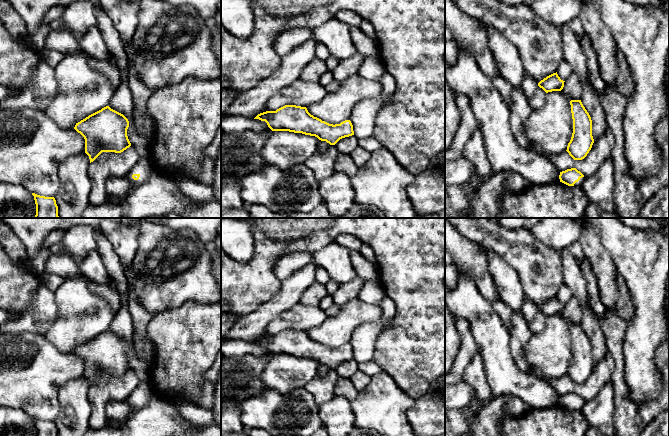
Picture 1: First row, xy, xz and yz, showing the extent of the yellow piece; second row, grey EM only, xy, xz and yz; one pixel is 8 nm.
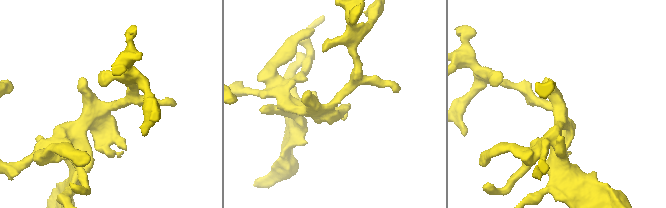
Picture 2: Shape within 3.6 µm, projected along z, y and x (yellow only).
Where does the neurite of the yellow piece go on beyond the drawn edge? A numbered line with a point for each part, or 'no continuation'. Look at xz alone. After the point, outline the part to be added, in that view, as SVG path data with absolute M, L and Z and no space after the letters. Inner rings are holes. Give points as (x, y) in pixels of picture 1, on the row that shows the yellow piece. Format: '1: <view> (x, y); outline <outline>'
1: xz (347, 145); outline M354 135L345 137L340 139L334 146L340 153L350 155L358 147L358 139Z

